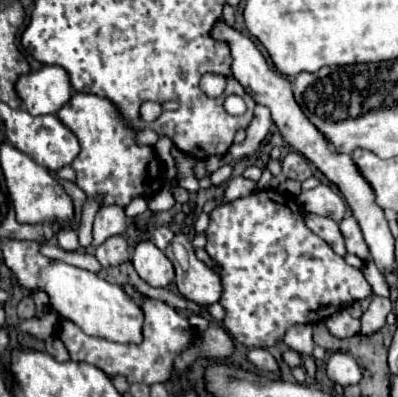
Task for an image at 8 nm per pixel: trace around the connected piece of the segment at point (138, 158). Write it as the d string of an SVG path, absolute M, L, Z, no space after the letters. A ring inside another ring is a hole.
M74 93L56 117L78 137L80 153L72 161L72 169L76 171L76 185L88 197L102 193L104 205L118 203L120 207L126 207L134 197L152 197L160 189L162 169L152 147L138 147L134 143L136 131L130 131L130 127L118 119L118 111L114 111L114 105L108 99Z

